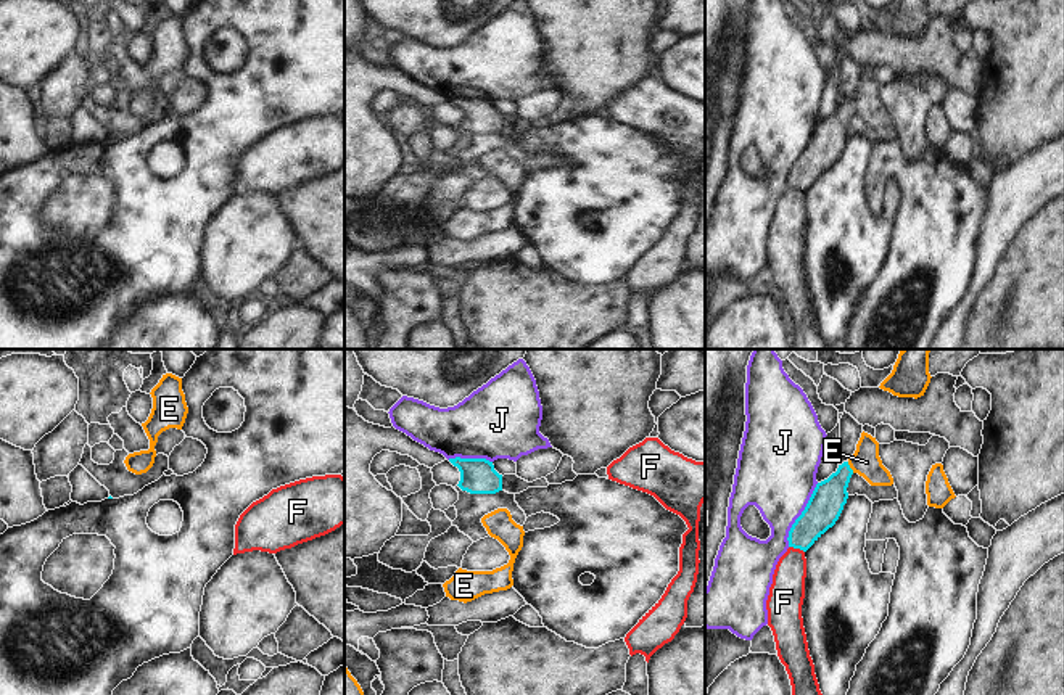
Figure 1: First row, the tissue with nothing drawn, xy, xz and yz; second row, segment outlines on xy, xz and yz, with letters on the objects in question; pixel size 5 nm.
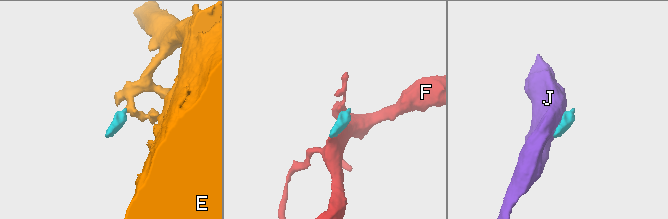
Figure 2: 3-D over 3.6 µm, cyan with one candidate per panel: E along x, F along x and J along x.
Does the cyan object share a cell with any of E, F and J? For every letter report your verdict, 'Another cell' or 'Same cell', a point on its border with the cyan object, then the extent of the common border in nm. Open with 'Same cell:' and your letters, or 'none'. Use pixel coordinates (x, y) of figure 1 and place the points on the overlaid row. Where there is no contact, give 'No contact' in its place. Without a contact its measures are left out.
Same cell: E
E: Same cell. Touches cyan at yz (849, 467). Shared border 70 nm
F: Another cell. Touches cyan at yz (797, 547). Shared border 90 nm
J: Another cell. Touches cyan at yz (800, 515). Shared border 360 nm

